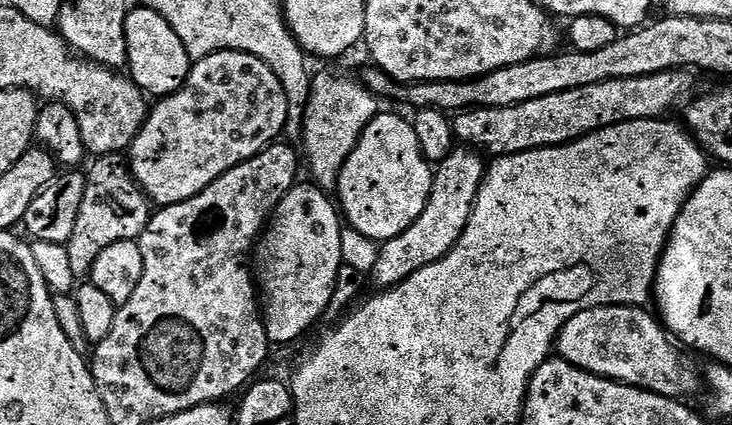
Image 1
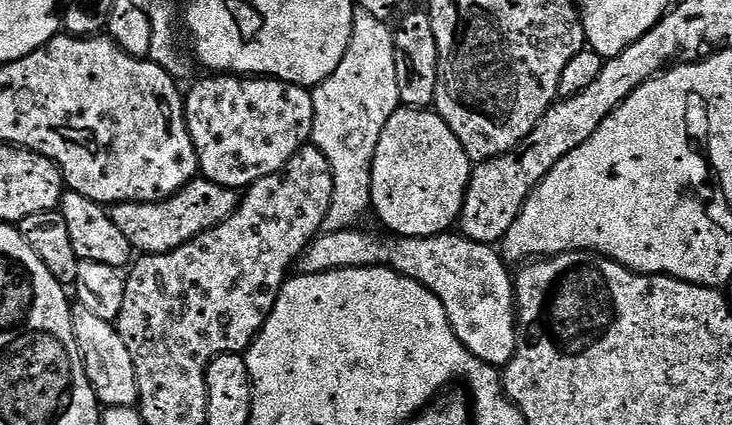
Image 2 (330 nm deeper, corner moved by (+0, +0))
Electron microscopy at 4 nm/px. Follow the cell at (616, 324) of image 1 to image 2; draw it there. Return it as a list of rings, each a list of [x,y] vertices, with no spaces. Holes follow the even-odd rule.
[[[359,227],[324,232],[300,256],[298,268],[305,276],[339,268],[393,268],[417,280],[440,299],[454,334],[483,364],[503,369],[514,358],[518,339],[518,309],[514,276],[503,255],[493,245],[479,244],[451,231],[440,236],[398,236],[360,232]]]

